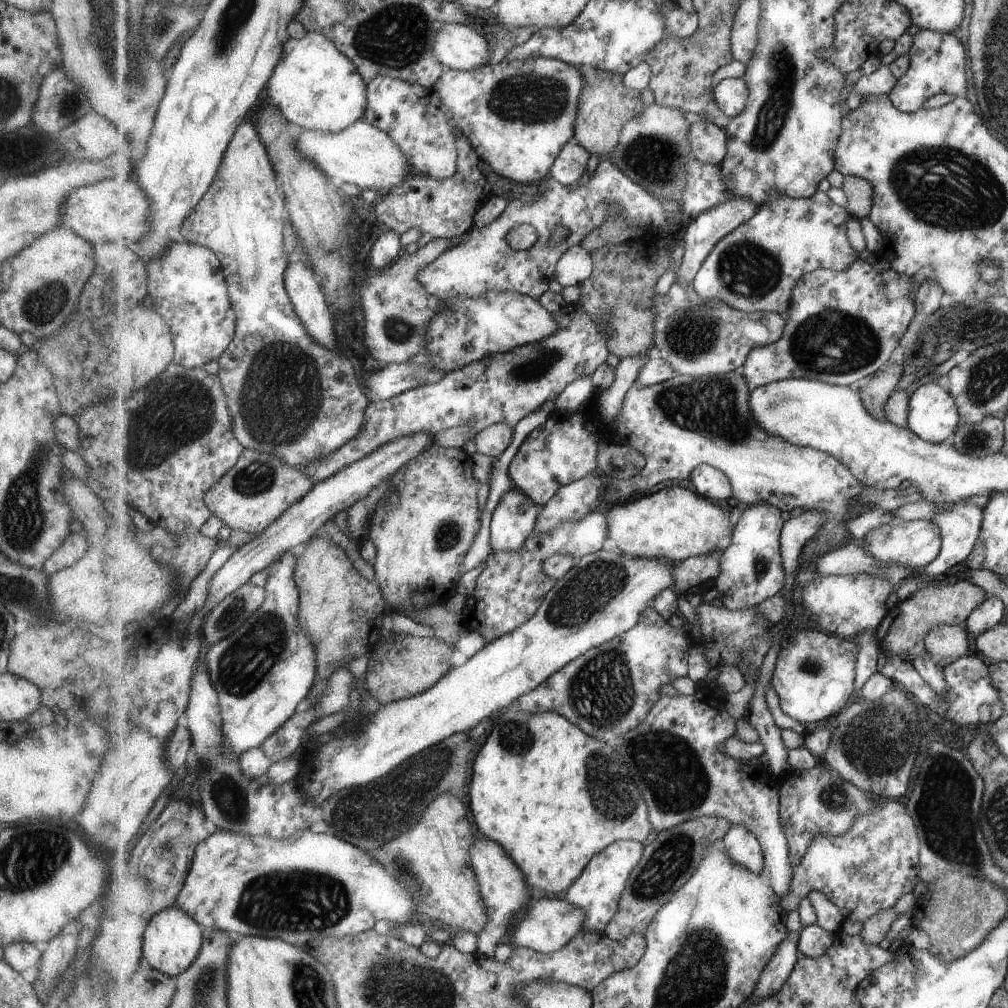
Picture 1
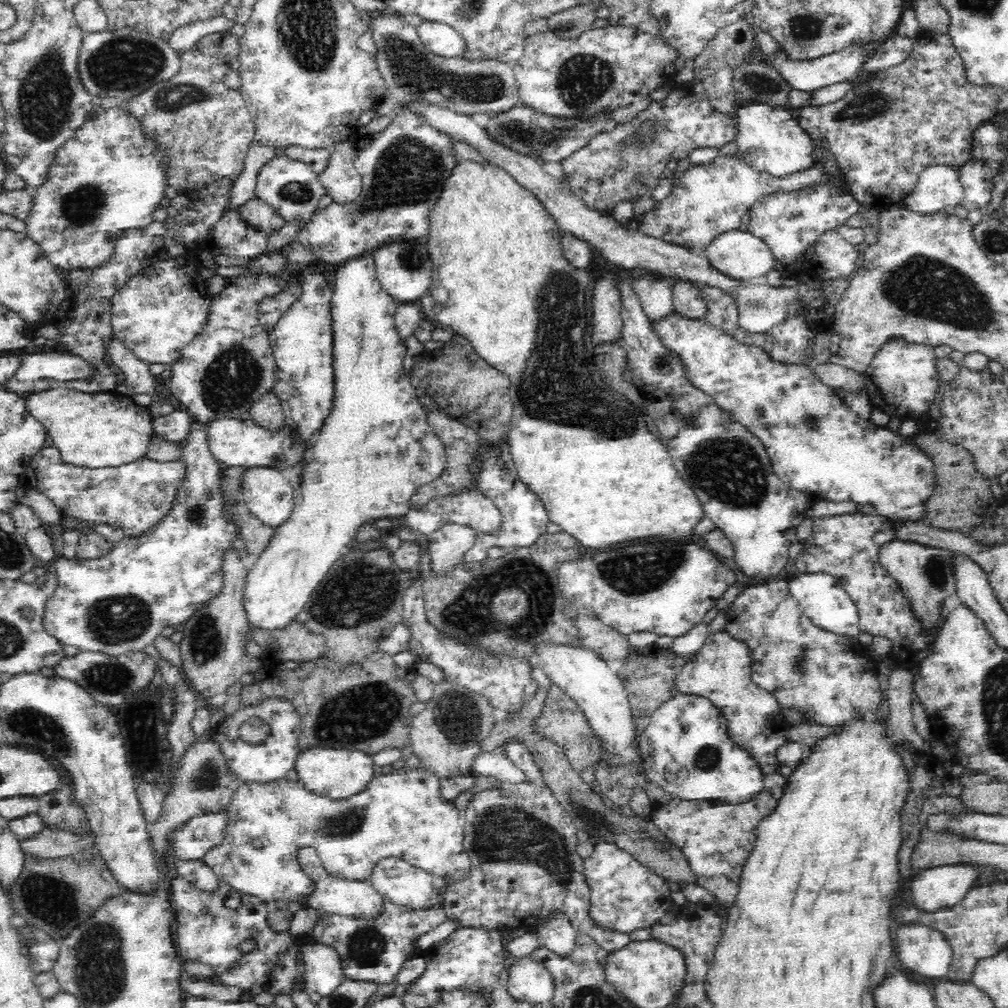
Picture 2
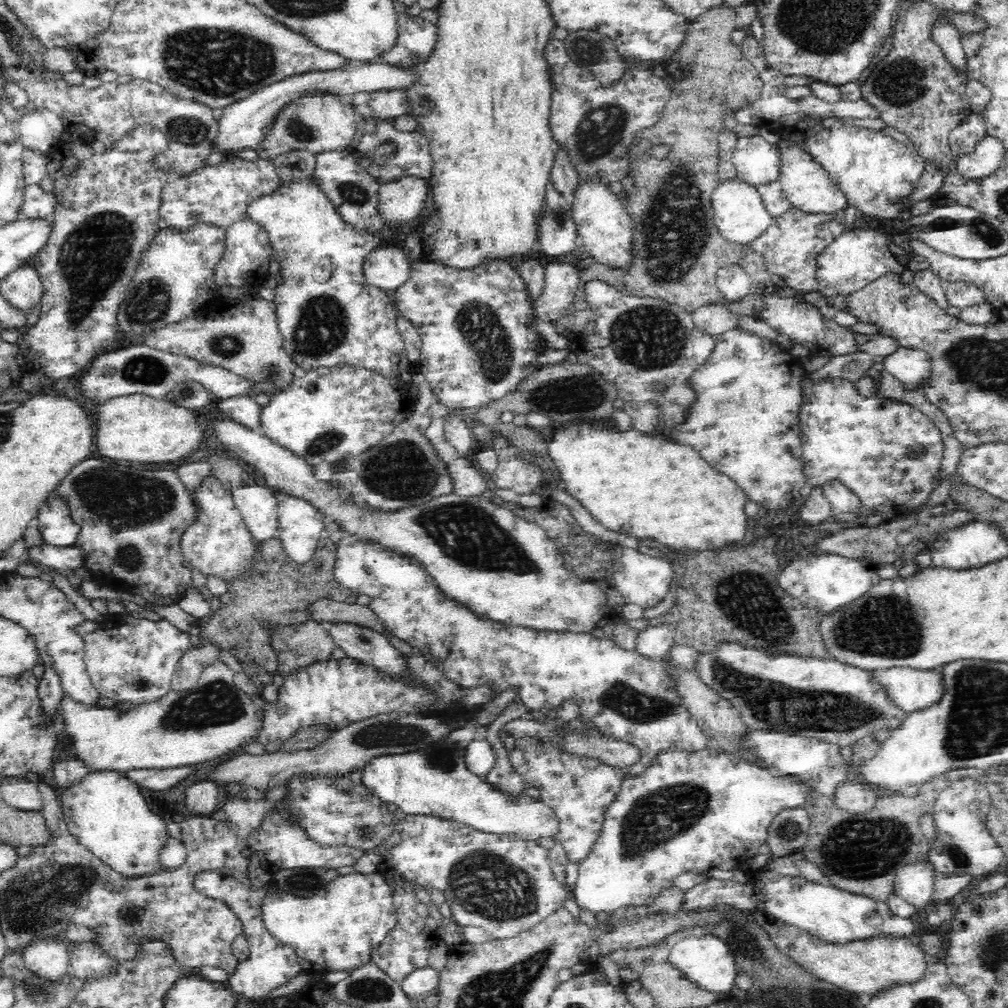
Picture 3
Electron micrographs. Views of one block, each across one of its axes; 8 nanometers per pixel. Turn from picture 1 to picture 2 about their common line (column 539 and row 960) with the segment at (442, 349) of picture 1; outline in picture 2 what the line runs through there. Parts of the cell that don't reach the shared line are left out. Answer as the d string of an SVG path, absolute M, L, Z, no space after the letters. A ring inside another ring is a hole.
M302 939L302 980L306 992L317 992L321 997L332 994L346 979L342 959L334 946Z

